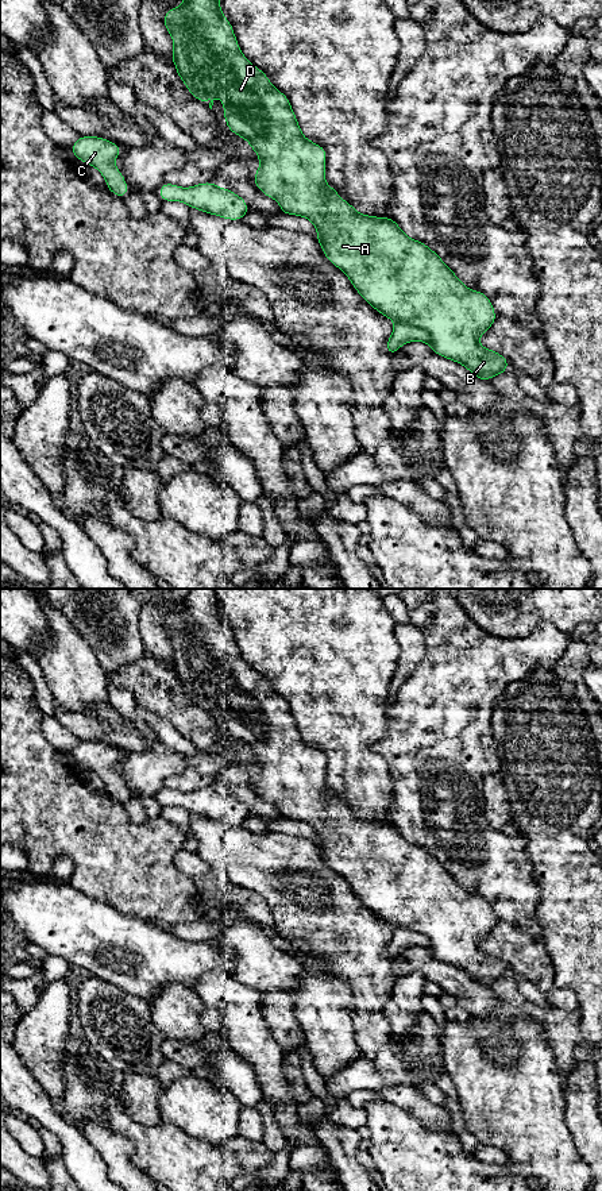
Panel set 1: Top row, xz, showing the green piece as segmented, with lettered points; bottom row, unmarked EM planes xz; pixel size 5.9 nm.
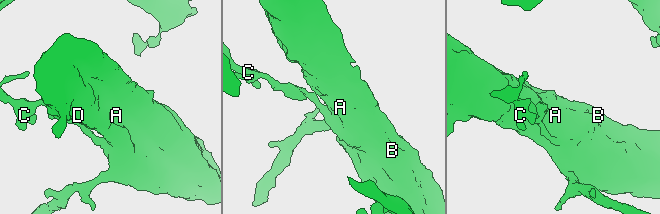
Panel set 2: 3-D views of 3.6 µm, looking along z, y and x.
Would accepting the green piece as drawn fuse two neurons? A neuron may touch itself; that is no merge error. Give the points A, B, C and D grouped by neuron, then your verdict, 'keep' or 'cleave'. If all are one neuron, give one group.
groups A B D / C; cleave

